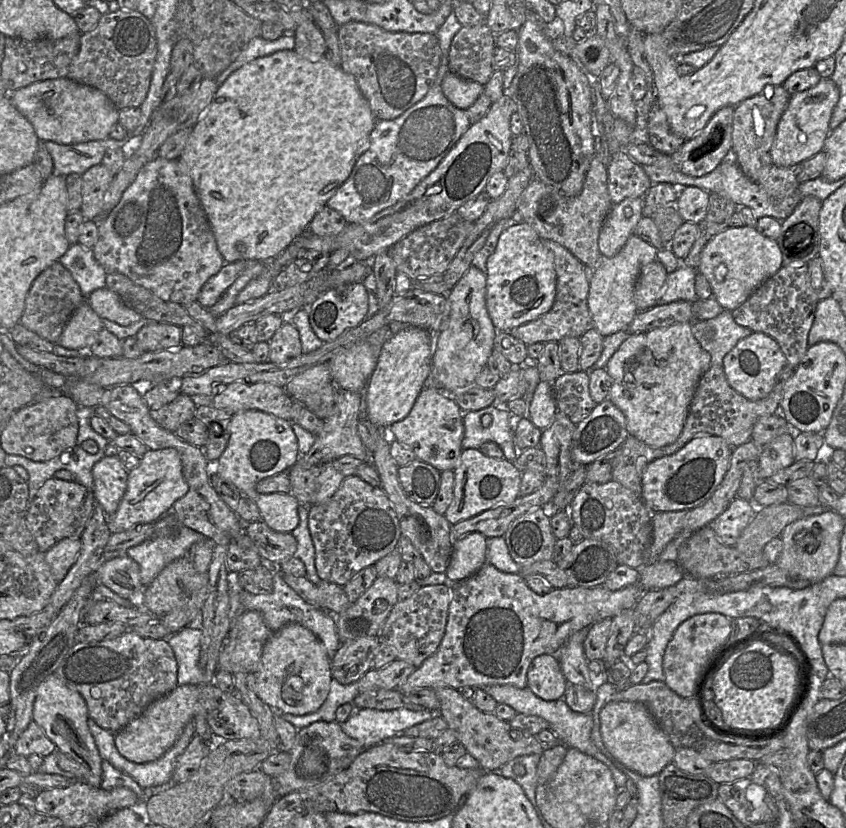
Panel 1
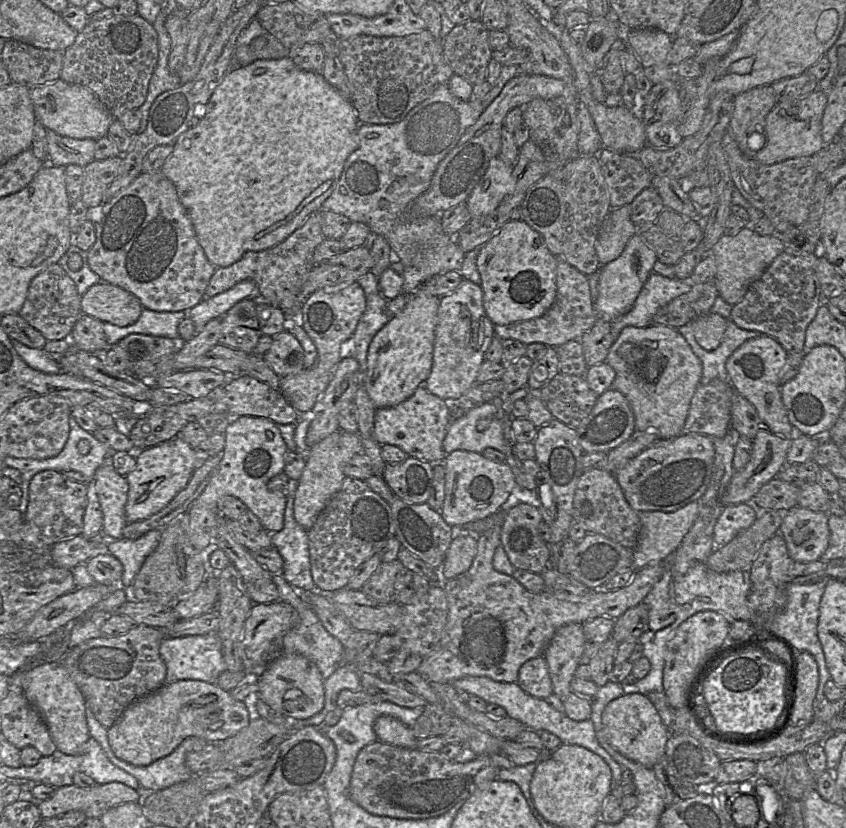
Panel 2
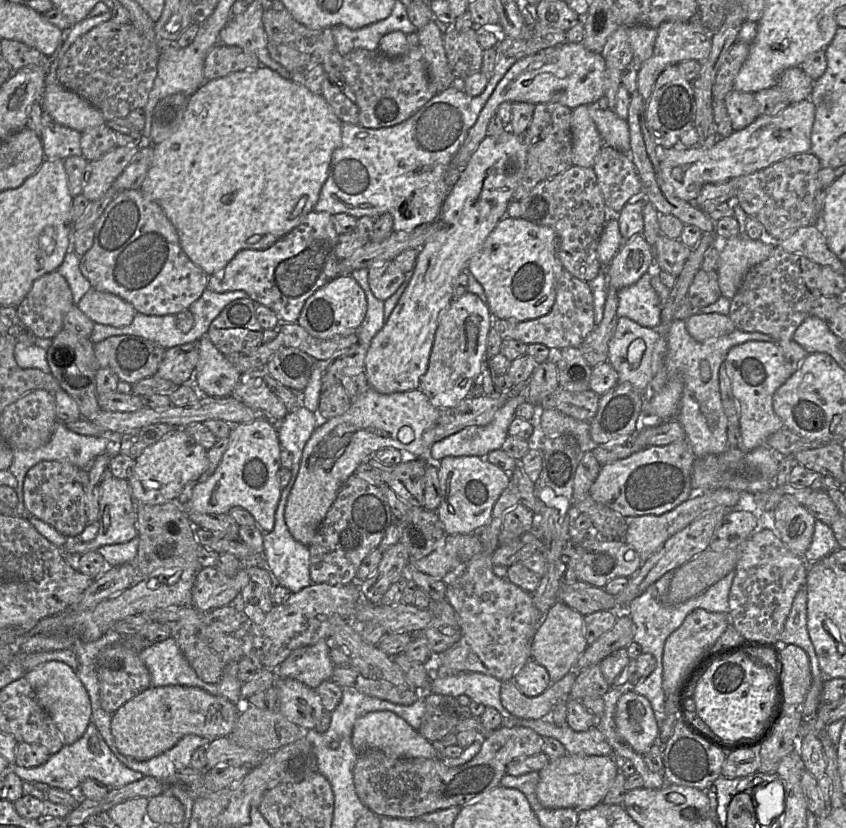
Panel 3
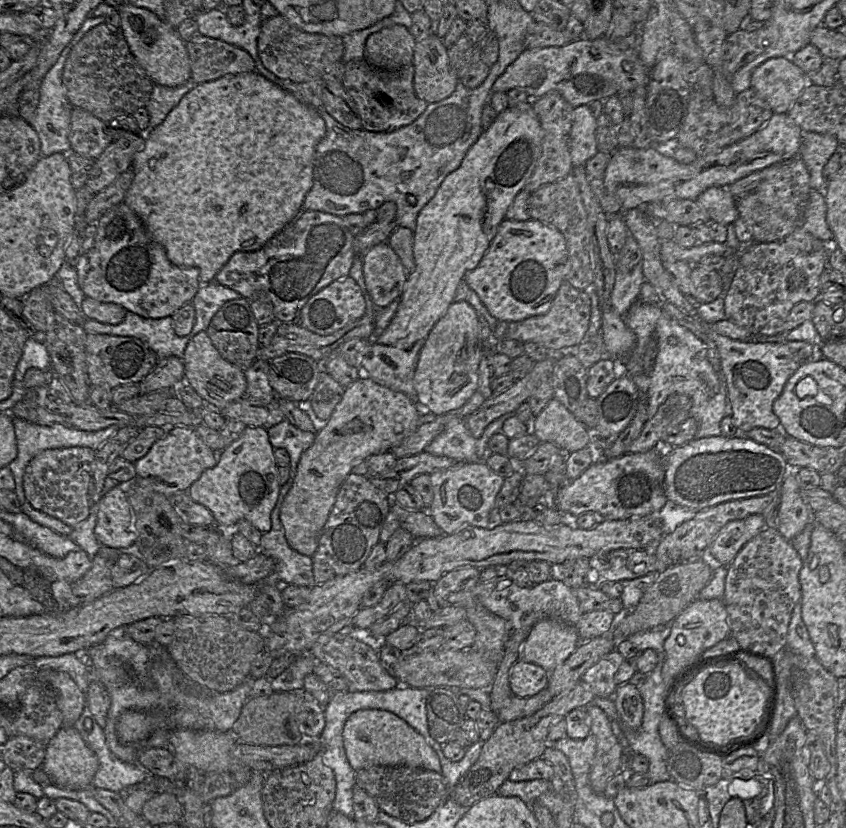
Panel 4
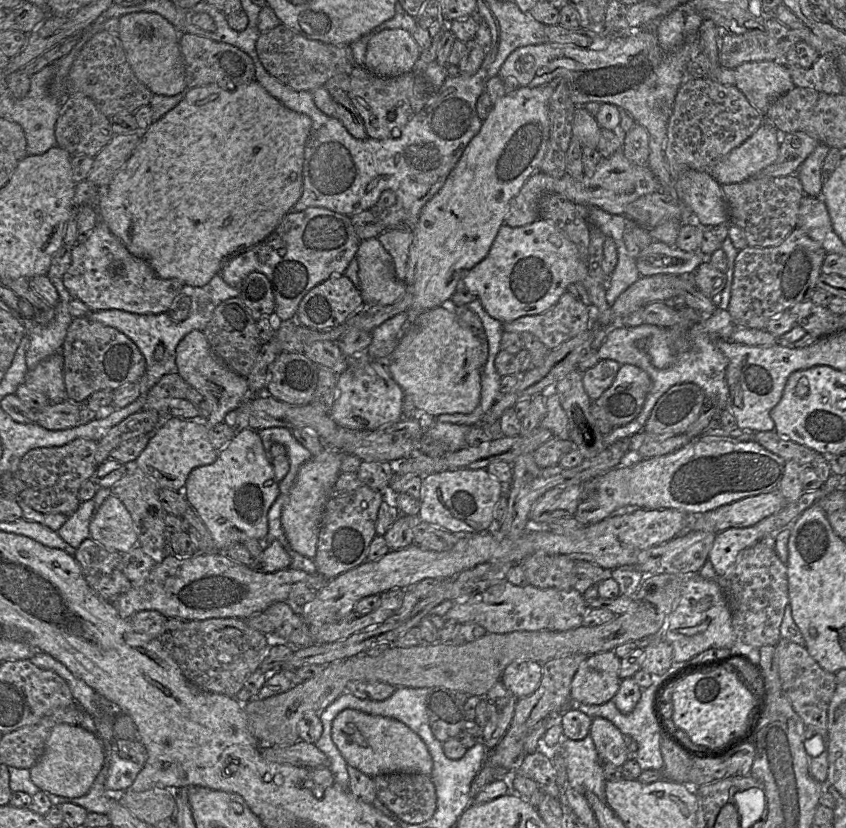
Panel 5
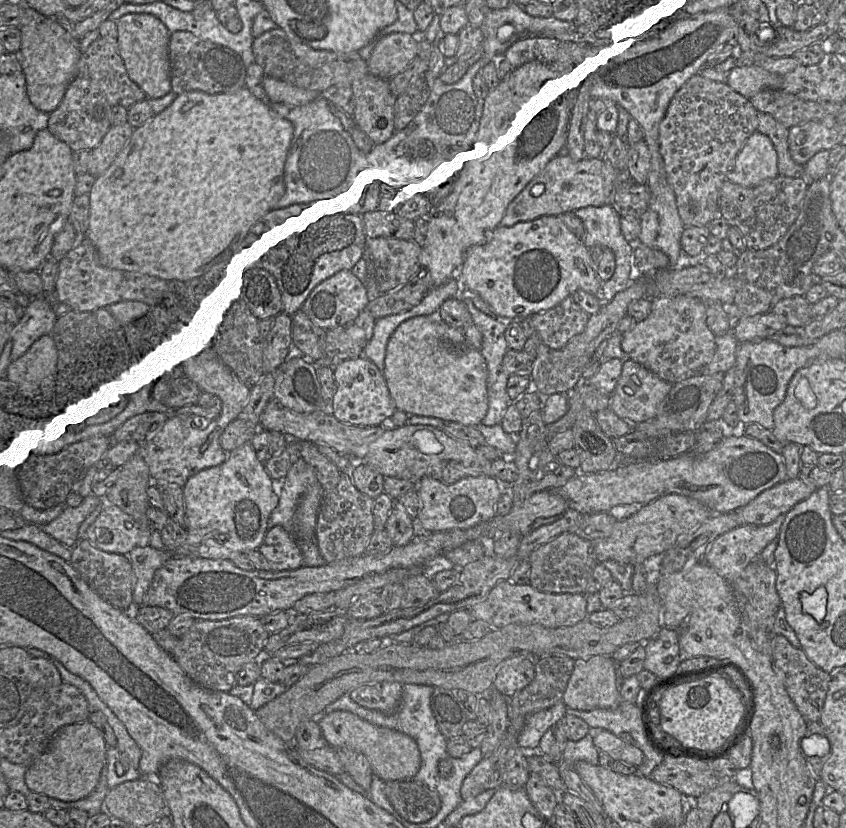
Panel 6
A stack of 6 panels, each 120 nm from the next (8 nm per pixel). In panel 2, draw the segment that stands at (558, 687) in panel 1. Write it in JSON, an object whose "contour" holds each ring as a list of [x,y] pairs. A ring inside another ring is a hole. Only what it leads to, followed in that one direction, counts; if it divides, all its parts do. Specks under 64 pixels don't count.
{"contour":[[[543,655],[530,659],[521,666],[517,684],[536,698],[547,699],[553,694],[548,663]]]}

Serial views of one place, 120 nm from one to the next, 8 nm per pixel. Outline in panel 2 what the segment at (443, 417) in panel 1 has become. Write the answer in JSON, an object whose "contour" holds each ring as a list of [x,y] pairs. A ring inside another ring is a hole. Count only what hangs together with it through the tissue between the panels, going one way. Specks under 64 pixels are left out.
{"contour":[[[425,381],[418,386],[413,395],[398,405],[376,409],[374,438],[380,445],[397,446],[409,457],[430,463],[446,458],[443,440],[452,420],[445,400],[430,393],[424,385]]]}

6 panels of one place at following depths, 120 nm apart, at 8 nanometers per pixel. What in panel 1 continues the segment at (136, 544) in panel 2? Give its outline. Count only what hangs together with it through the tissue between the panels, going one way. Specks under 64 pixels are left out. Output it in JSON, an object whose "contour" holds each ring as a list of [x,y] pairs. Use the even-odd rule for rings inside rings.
{"contour":[[[182,525],[176,535],[151,537],[126,550],[140,566],[140,582],[146,587],[171,562],[187,556],[190,548],[205,536]]]}

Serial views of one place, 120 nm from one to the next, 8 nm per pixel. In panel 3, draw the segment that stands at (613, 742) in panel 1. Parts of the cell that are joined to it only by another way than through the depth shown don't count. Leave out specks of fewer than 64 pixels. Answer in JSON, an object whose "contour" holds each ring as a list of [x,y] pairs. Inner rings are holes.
{"contour":[[[625,688],[617,701],[614,721],[624,743],[639,754],[658,743],[660,730],[650,702],[630,688]]]}

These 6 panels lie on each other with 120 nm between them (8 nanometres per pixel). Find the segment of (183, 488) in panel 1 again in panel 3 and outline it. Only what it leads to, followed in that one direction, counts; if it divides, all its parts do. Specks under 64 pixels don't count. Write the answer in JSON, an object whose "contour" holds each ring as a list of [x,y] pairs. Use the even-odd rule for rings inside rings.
{"contour":[[[176,428],[156,443],[146,447],[135,459],[128,479],[136,504],[163,504],[177,500],[185,485],[197,482],[208,469],[207,451],[184,428]]]}

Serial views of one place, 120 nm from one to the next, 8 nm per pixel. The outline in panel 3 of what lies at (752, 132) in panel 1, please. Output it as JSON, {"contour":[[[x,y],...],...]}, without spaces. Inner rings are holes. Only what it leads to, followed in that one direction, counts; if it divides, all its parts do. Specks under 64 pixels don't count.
{"contour":[[[733,89],[724,98],[733,131],[740,131],[751,124],[759,115],[754,93]]]}

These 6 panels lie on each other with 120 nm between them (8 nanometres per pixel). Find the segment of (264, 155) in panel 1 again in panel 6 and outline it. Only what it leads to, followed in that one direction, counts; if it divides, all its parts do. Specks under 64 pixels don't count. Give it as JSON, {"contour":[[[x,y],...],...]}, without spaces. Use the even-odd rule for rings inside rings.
{"contour":[[[246,86],[234,93],[211,95],[195,90],[179,95],[164,111],[154,115],[143,126],[135,128],[131,139],[114,162],[96,178],[89,194],[90,215],[86,240],[95,247],[99,261],[104,267],[155,277],[171,283],[173,290],[174,282],[181,282],[193,289],[210,284],[220,272],[251,247],[274,217],[274,211],[285,194],[284,169],[293,133],[292,123],[273,112]]]}

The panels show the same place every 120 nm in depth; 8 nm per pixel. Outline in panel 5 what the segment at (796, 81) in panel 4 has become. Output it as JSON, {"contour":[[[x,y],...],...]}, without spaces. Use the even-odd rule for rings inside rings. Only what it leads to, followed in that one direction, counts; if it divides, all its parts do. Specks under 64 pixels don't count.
{"contour":[[[784,61],[746,62],[734,74],[735,86],[762,115],[775,99],[795,87]]]}

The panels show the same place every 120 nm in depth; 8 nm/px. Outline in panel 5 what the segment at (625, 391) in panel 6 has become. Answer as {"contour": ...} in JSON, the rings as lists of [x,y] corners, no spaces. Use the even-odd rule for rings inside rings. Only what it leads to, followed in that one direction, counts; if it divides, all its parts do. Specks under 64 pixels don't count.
{"contour":[[[623,364],[611,386],[594,402],[604,410],[614,428],[621,427],[640,414],[651,387],[652,381],[645,371]]]}

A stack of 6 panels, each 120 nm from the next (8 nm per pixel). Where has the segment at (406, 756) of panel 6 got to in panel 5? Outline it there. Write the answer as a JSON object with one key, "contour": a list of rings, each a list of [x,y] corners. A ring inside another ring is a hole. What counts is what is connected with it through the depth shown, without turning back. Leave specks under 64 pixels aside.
{"contour":[[[345,709],[333,720],[331,737],[347,764],[375,777],[391,773],[430,775],[433,760],[425,742],[399,720]]]}

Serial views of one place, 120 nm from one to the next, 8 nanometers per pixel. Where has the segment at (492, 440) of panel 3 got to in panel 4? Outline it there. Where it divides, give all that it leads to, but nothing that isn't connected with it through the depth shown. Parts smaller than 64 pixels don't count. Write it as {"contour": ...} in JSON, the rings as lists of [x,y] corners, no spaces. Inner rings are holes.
{"contour":[[[445,413],[444,430],[424,448],[424,451],[457,461],[485,463],[486,458],[491,454],[488,448],[489,439],[492,435],[502,432],[504,421],[513,414],[507,413],[495,419],[485,428],[479,438],[475,438],[466,426],[465,417]]]}

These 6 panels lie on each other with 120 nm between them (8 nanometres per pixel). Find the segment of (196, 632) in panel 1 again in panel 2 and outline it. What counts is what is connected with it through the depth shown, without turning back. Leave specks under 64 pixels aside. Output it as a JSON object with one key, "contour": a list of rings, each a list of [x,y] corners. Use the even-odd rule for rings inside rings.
{"contour":[[[217,633],[165,637],[160,644],[159,653],[166,665],[165,683],[199,680],[215,684],[220,674],[227,670],[222,653],[222,643]]]}

